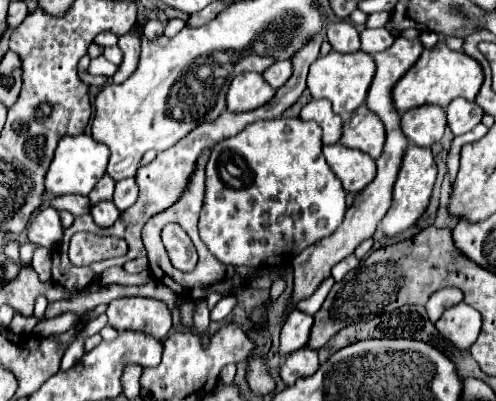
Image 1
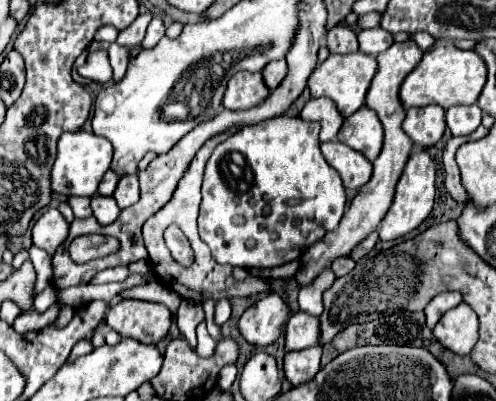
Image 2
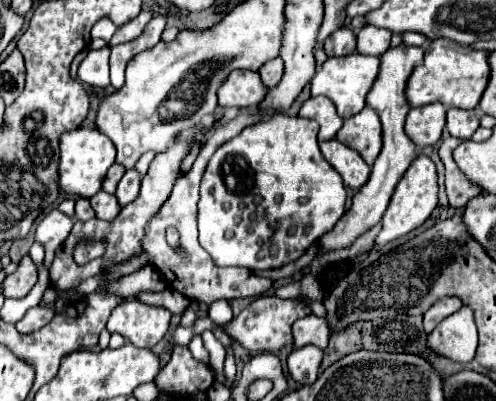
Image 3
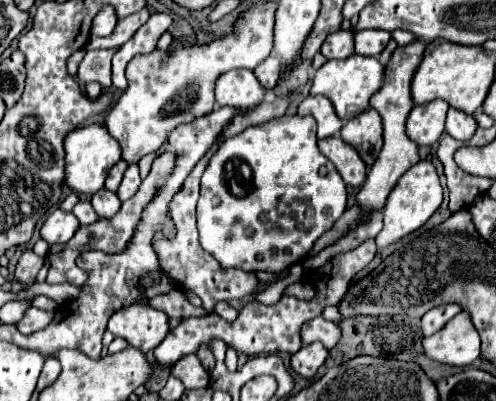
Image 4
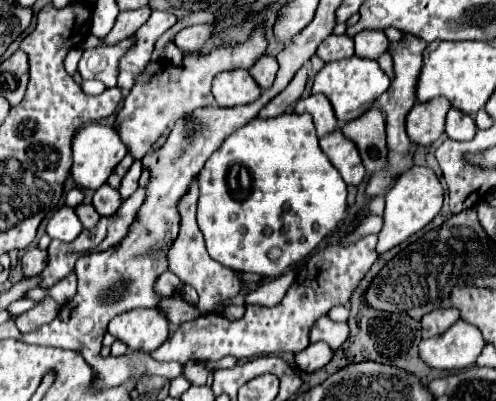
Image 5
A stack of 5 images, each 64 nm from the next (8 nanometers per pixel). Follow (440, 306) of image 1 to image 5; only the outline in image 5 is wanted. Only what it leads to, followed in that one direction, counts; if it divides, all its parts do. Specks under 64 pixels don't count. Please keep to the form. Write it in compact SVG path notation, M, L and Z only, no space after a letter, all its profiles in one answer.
M442 308L436 312L430 312L422 318L422 338L432 338L442 332L446 332L456 320L460 318L460 312L456 308Z

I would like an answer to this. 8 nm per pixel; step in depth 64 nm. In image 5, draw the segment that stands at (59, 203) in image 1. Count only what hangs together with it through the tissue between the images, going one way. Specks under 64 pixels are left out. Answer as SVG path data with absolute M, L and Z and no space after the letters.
M80 204L76 208L76 212L80 212L80 220L82 220L84 228L88 228L88 230L94 228L98 224L98 220L100 220L100 214L94 210L92 204Z

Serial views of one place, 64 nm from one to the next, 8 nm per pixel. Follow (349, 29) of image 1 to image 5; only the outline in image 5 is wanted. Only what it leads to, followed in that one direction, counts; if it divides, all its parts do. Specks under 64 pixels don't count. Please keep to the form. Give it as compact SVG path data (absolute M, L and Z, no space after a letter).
M346 34L342 36L328 36L316 50L316 56L320 56L324 62L334 62L342 58L354 56L354 40Z

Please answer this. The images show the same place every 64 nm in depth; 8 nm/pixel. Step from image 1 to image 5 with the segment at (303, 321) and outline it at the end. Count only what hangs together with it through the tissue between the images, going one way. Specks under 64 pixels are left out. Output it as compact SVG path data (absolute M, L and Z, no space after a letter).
M322 316L312 326L310 342L320 342L322 340L322 342L330 344L332 350L338 350L348 336L350 336L350 328L348 328L346 322L334 322L328 316Z

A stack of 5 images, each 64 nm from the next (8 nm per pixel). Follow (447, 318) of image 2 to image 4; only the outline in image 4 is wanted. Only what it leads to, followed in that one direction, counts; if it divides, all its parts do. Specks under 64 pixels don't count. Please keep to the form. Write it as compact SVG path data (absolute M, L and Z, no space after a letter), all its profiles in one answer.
M466 312L454 316L440 332L422 340L424 354L440 364L470 366L480 356L480 336Z

